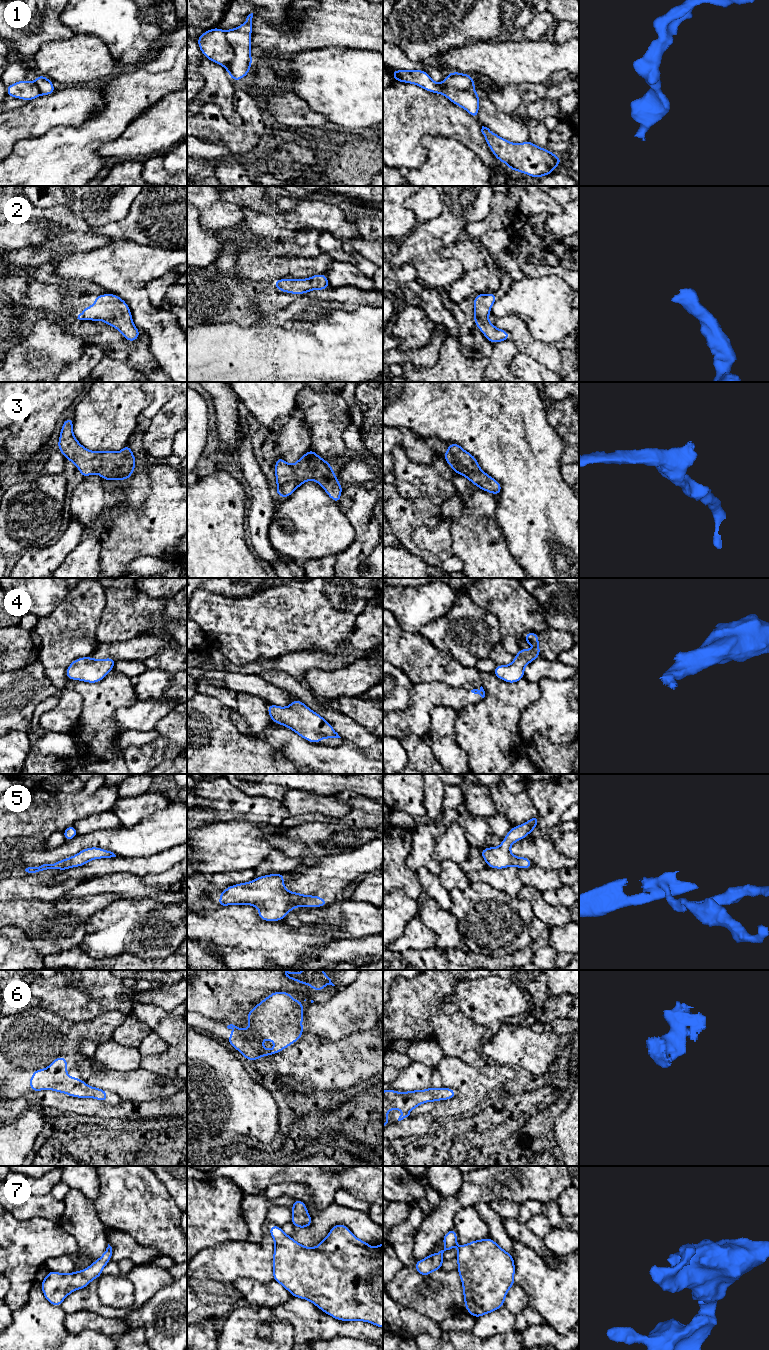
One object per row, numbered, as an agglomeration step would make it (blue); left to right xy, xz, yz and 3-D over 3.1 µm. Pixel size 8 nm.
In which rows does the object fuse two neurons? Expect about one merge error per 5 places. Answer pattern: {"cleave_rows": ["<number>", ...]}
{"cleave_rows": ["1"]}

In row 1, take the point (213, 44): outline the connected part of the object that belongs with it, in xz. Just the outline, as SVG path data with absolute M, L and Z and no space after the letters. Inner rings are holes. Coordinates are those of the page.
M218 27L207 30L198 37L197 43L207 59L223 66L228 71L234 59L234 53L223 30Z

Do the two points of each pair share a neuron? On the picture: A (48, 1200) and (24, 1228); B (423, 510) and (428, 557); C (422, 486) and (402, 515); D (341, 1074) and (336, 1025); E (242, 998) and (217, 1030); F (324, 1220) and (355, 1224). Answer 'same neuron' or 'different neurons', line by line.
A: different neurons
B: same neuron
C: different neurons
D: different neurons
E: different neurons
F: same neuron

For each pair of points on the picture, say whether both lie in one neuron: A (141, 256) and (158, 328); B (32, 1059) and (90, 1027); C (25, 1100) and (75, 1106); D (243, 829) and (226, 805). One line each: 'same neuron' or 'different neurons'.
A: same neuron
B: same neuron
C: same neuron
D: different neurons

